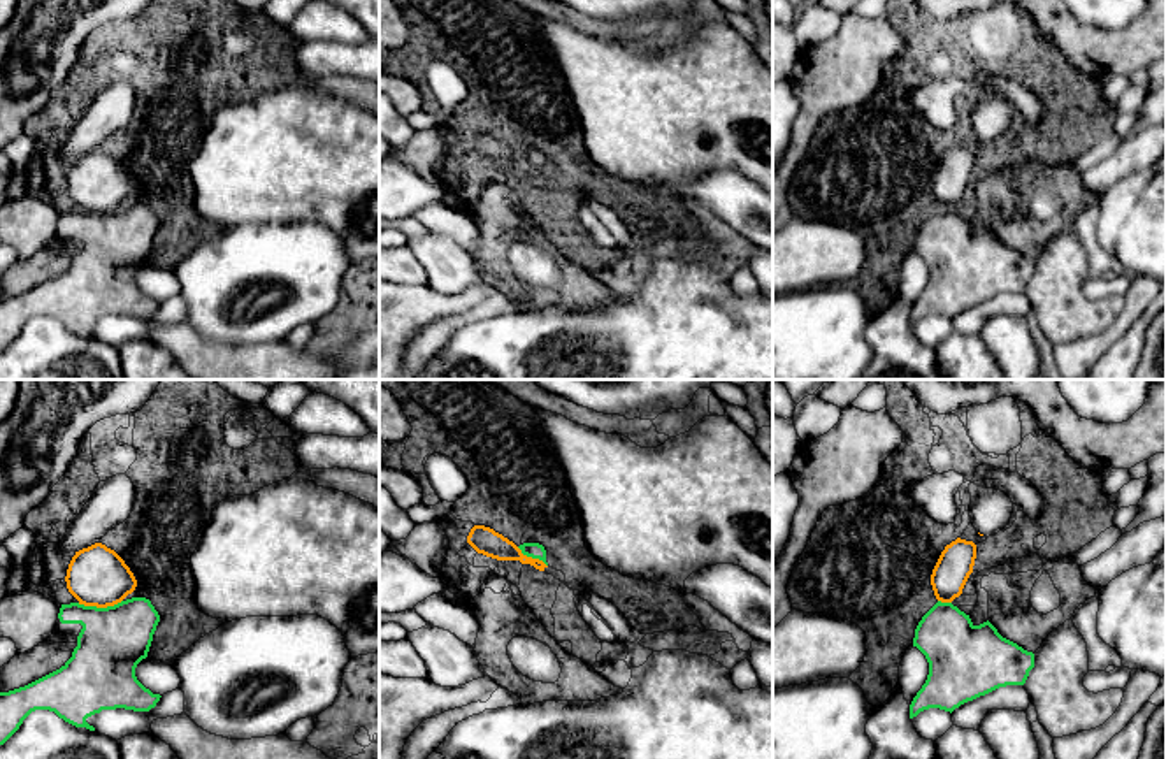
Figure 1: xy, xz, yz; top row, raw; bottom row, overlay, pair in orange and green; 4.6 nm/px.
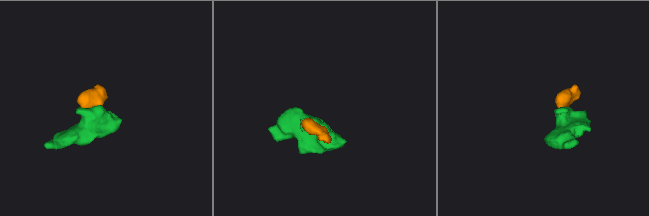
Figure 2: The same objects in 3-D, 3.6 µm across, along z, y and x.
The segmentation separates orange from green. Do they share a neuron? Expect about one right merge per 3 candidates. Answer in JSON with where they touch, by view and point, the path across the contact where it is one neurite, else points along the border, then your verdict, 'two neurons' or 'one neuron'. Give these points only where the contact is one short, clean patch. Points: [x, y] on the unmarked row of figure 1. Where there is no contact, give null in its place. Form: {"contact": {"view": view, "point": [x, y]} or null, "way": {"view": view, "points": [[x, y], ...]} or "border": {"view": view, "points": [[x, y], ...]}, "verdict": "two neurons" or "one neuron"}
{"contact": {"view": "xy", "point": [99, 213]}, "way": {"view": "xy", "points": [[97, 183], [99, 213], [113, 236], [113, 246]]}, "verdict": "one neuron"}

